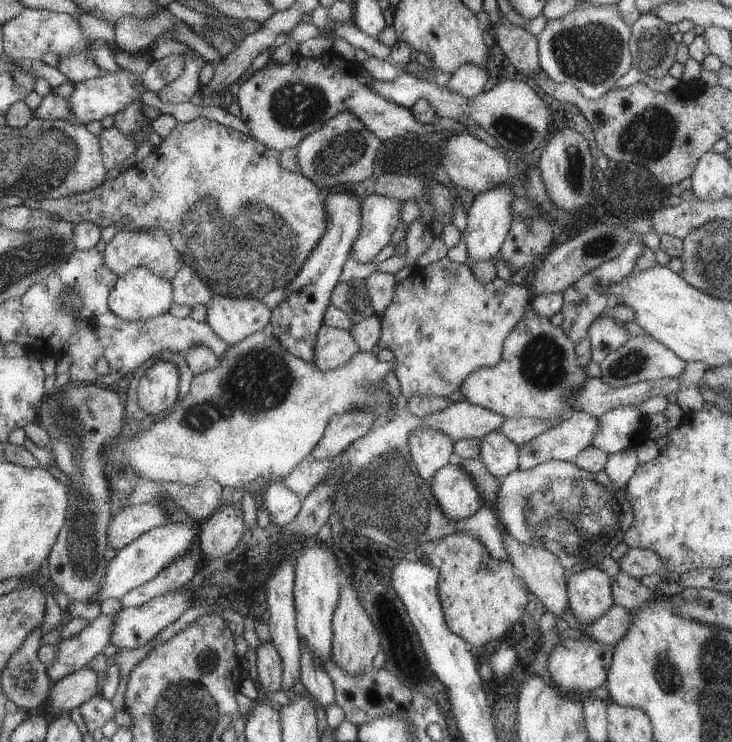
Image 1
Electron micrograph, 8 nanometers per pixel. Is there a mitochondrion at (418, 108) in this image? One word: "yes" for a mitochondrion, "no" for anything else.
no

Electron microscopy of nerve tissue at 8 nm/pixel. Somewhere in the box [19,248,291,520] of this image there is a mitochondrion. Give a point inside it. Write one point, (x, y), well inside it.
(65, 422)

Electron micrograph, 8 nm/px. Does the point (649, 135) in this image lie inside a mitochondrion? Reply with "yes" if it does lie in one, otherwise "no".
yes

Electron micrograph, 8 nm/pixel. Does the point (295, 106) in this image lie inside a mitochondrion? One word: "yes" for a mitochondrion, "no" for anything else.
yes

